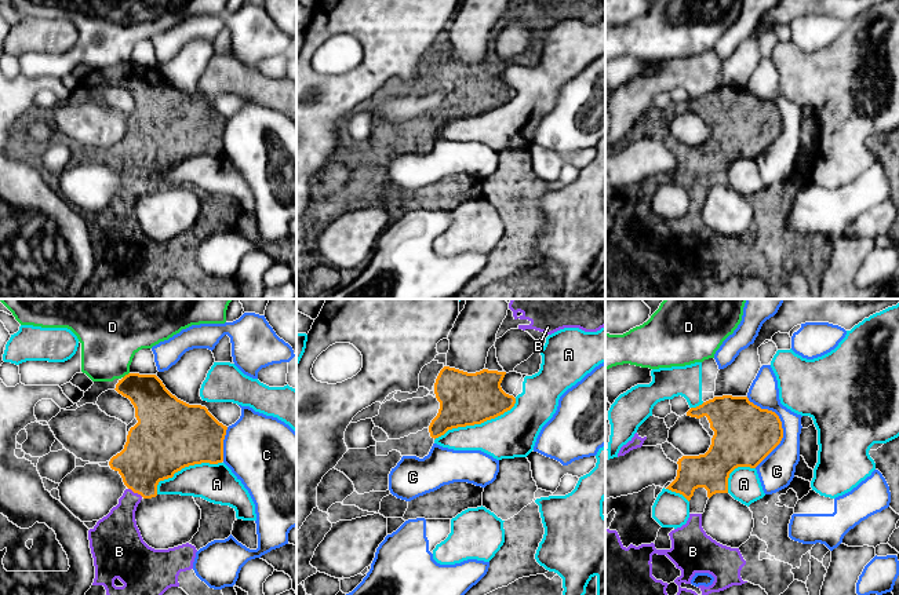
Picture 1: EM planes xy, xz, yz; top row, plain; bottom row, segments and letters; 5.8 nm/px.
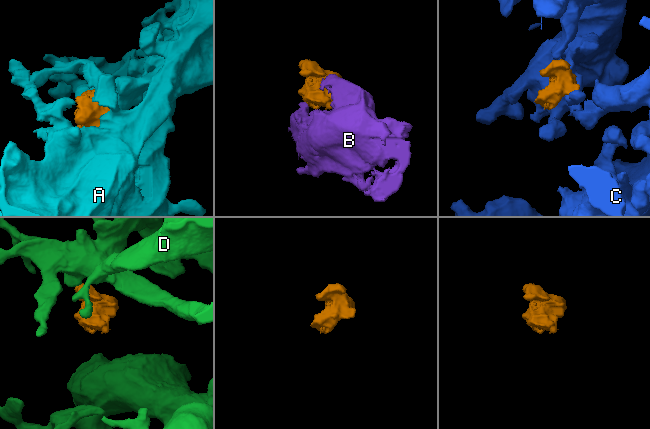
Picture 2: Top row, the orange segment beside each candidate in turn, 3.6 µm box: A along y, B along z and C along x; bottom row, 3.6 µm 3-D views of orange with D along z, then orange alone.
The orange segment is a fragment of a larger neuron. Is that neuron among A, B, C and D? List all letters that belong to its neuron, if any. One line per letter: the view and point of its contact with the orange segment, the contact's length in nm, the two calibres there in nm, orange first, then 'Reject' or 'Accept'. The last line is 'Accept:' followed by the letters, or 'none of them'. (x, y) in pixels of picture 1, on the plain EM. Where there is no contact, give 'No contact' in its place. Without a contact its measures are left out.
A: Touches orange at xz (477, 115). Shared border 550 nm. Thickness 300 nm (orange) against 280 nm. Reject
B: Touches orange at xy (135, 183). Shared border 100 nm. Thickness 340 nm (orange) against 220 nm. Accept
C: Touches orange at yz (781, 117). Shared border 420 nm. Thickness 360 nm (orange) against 200 nm. Reject
D: Touches orange at xy (126, 66). Shared border 50 nm. Thickness 240 nm (orange) against 340 nm. Reject
Accept: B

